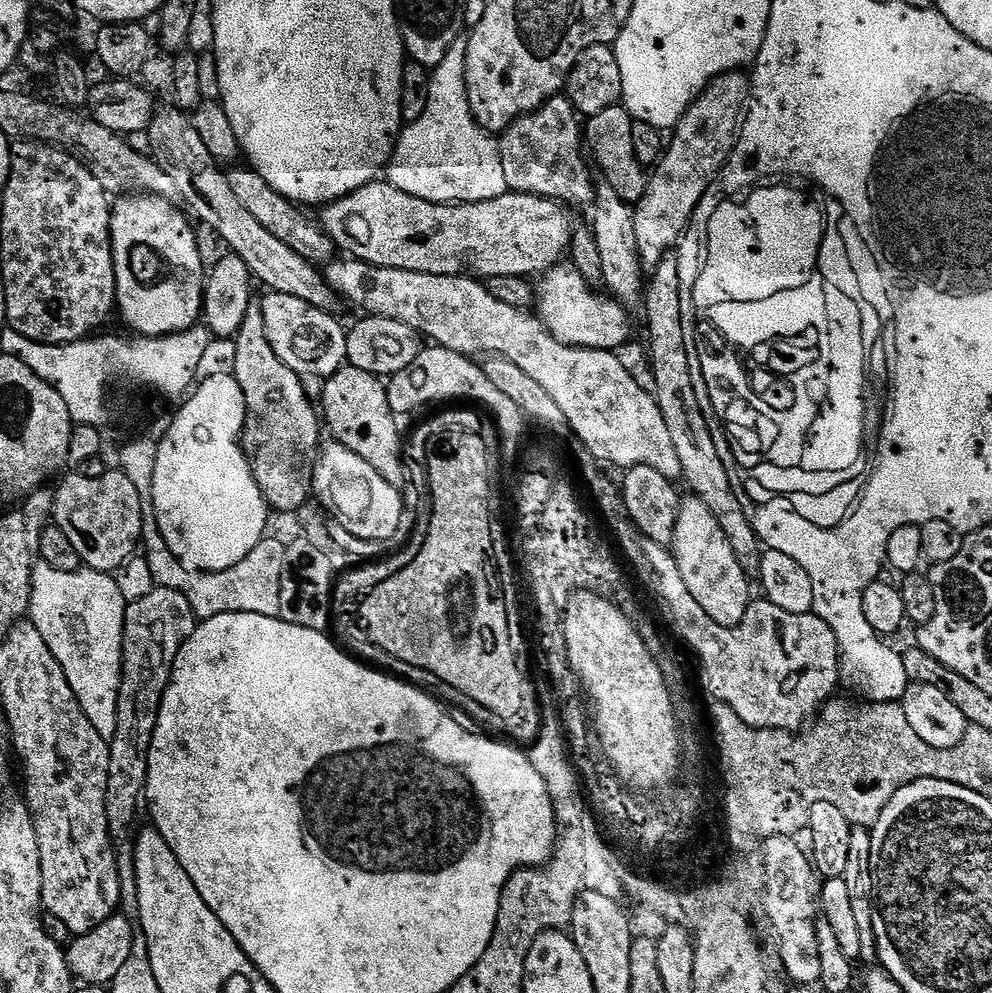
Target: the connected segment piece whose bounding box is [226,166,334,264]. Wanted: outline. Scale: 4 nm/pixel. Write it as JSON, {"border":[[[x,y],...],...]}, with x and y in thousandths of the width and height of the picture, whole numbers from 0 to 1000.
{"border":[[[243,167],[231,170],[228,175],[229,182],[232,185],[232,191],[239,196],[240,203],[243,203],[244,209],[250,216],[255,217],[259,221],[260,226],[264,228],[269,235],[275,236],[285,247],[291,248],[297,255],[313,263],[321,266],[331,254],[336,251],[334,239],[330,235],[322,232],[306,222],[303,210],[300,210],[293,202],[287,200],[286,197],[280,196],[275,189],[267,183],[260,174],[253,169]]]}

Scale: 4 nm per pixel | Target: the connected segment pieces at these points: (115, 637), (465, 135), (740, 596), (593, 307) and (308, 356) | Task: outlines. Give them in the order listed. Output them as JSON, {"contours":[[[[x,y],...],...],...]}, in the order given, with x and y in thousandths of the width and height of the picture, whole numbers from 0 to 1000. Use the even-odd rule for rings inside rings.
{"contours":[[[[33,567],[32,600],[28,603],[27,619],[38,638],[42,638],[46,651],[50,651],[50,659],[56,664],[58,671],[63,671],[63,679],[67,679],[67,687],[71,687],[71,695],[75,695],[75,703],[79,703],[87,723],[91,723],[95,735],[99,735],[99,739],[103,739],[103,743],[111,747],[117,738],[121,682],[124,679],[125,625],[130,607],[125,604],[119,592],[116,579],[97,576],[88,570],[82,573],[82,576],[64,576],[52,568]],[[100,677],[101,701],[97,701],[93,688]]],[[[461,35],[442,67],[434,69],[427,110],[415,126],[404,132],[389,170],[390,184],[403,193],[433,205],[481,205],[507,197],[512,192],[506,175],[504,146],[478,119],[470,91],[470,50],[472,36]]],[[[705,502],[692,503],[684,509],[675,559],[686,576],[688,586],[697,600],[697,607],[709,619],[717,622],[728,631],[740,631],[752,618],[756,607],[751,579],[742,565],[738,551],[726,532],[726,524]]],[[[561,268],[551,275],[542,286],[542,310],[544,306],[543,321],[546,323],[552,335],[556,337],[565,346],[573,346],[577,350],[608,350],[610,352],[625,352],[633,340],[633,328],[631,326],[632,317],[621,304],[609,307],[596,293],[591,292],[591,287],[587,279],[580,272],[572,269]]],[[[271,293],[269,297],[261,303],[264,320],[267,321],[267,338],[283,365],[303,381],[330,381],[348,370],[351,361],[351,335],[348,327],[343,327],[333,315],[326,314],[326,309],[304,300],[276,293]]]]}

